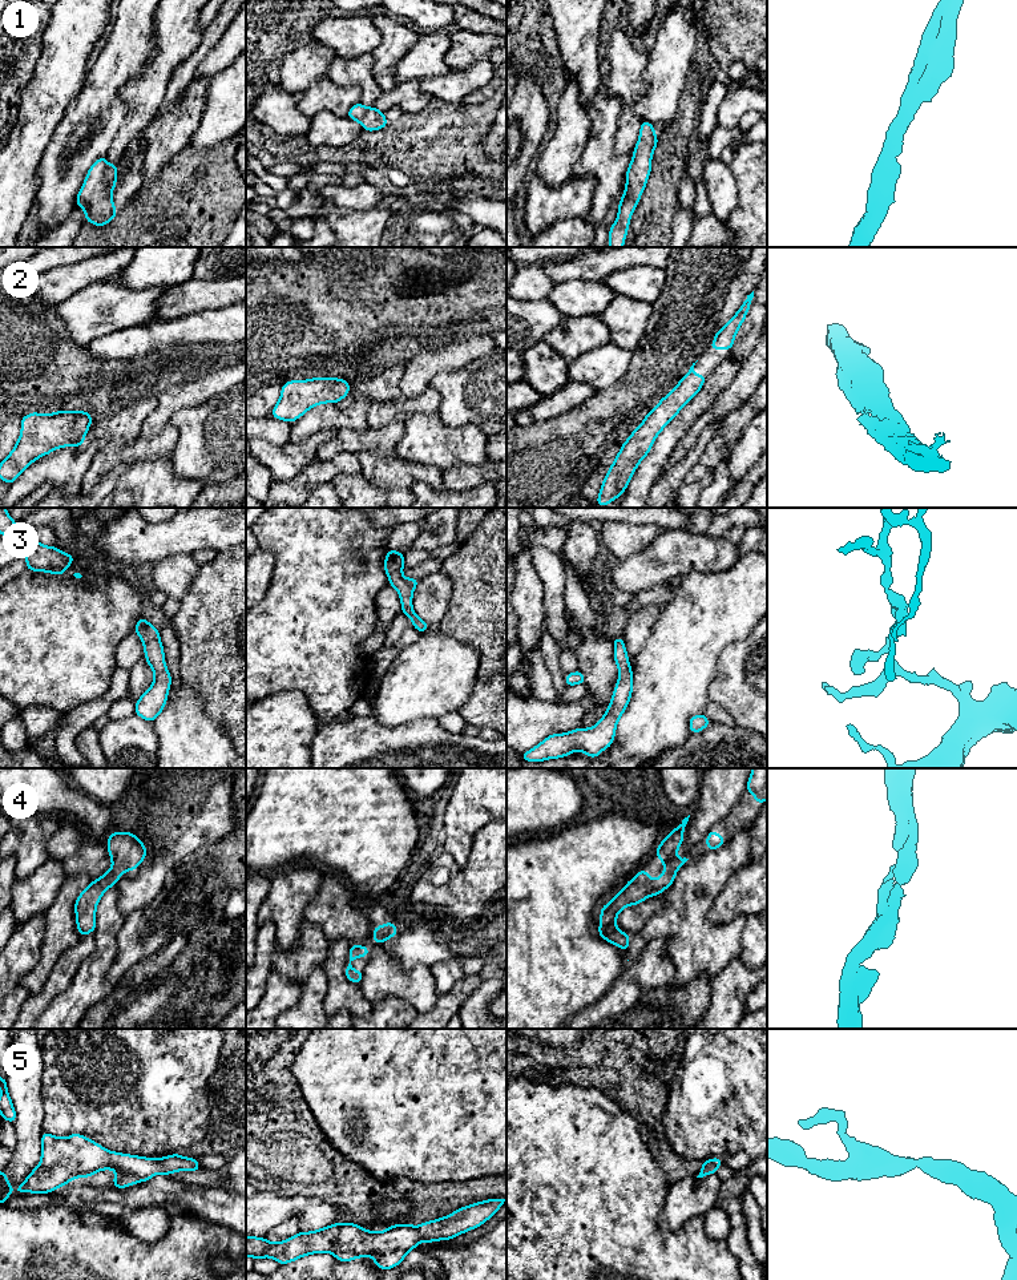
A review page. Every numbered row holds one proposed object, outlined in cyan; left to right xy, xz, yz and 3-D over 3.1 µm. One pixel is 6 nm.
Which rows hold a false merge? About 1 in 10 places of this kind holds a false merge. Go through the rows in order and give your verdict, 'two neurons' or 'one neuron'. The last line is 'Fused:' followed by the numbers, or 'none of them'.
1: one neuron
2: one neuron
3: one neuron
4: one neuron
5: one neuron
Fused: none of them

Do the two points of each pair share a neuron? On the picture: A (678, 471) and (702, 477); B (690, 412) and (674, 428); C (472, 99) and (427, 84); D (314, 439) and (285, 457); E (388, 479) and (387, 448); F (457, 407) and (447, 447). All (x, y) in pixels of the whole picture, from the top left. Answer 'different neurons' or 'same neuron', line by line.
A: different neurons
B: same neuron
C: different neurons
D: same neuron
E: different neurons
F: different neurons

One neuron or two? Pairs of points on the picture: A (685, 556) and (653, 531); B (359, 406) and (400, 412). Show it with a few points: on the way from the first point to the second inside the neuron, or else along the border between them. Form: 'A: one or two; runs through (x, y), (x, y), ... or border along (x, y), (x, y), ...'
A: two; border along (664, 531), (641, 550), (633, 553)
B: two; border along (370, 402), (367, 412), (368, 427)

